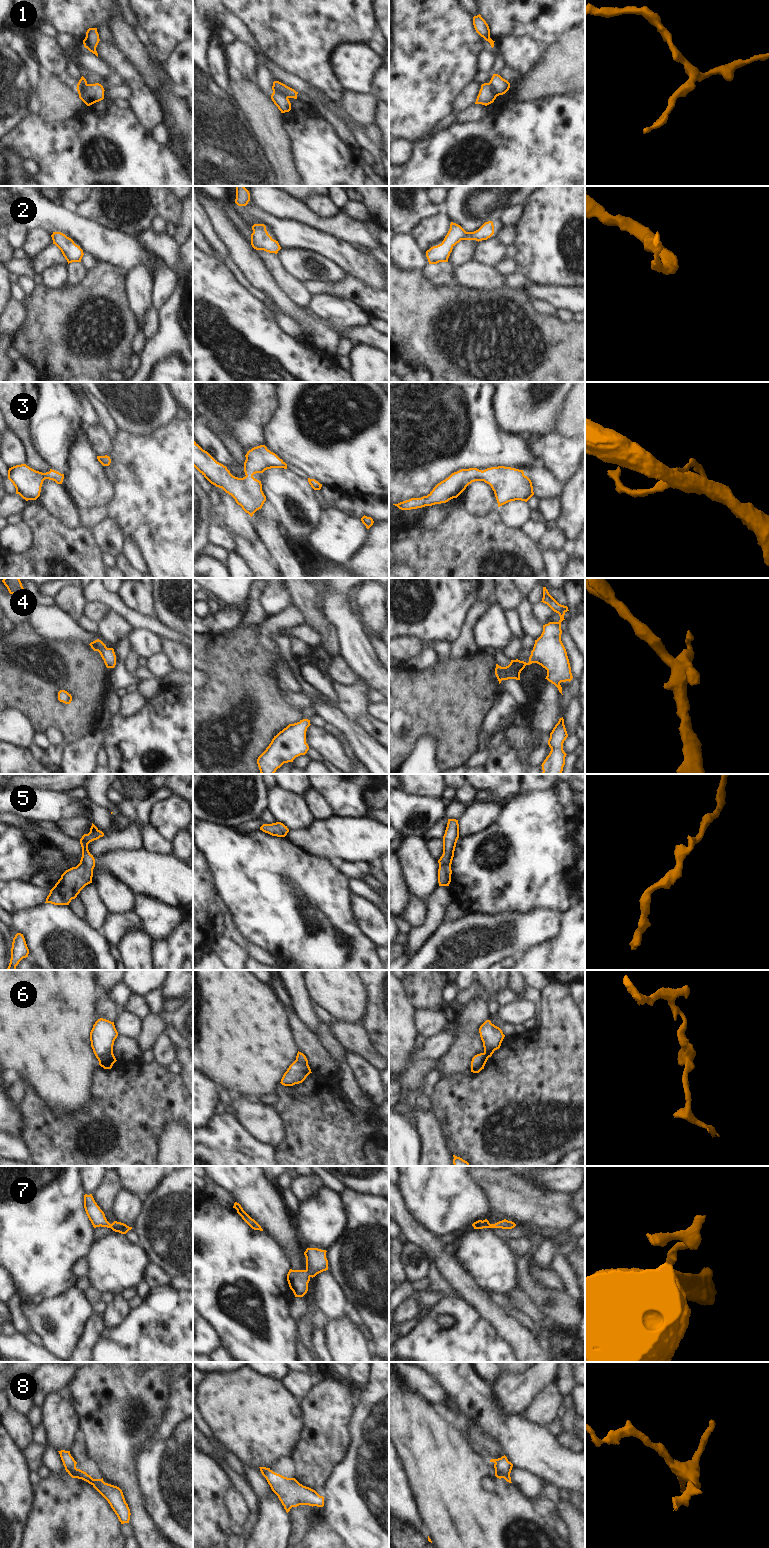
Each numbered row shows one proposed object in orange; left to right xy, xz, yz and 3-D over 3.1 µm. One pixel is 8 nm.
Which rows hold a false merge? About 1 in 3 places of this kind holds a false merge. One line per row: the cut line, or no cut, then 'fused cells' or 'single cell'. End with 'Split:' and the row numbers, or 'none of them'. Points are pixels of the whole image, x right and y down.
1: cut xz (273, 91), (279, 91), (287, 98); fused cells
2: cut none; single cell
3: cut none; single cell
4: cut none; single cell
5: cut none; single cell
6: cut xy (112, 1052), (102, 1055), (98, 1059); fused cells
7: cut none; single cell
8: cut none; single cell
Split: 1, 6

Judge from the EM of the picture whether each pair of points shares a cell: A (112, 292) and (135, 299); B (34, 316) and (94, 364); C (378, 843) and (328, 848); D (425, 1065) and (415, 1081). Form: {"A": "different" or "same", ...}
{"A": "different", "B": "same", "C": "same", "D": "same"}

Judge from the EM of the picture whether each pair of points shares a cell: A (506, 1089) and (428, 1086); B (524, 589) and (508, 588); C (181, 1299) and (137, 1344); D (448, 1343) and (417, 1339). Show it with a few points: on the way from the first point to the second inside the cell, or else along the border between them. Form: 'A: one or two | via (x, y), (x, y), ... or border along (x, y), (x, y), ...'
A: two | border along (444, 1077), (435, 1085), (434, 1091), (429, 1096)
B: two | border along (516, 588), (525, 598)
C: one | via (171, 1310), (148, 1333)
D: one | via (440, 1343), (425, 1343)

